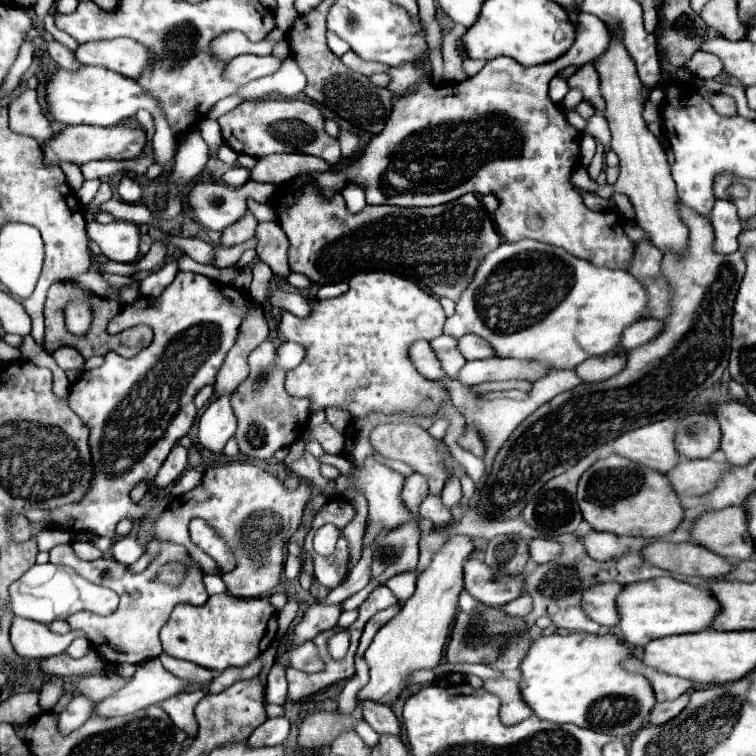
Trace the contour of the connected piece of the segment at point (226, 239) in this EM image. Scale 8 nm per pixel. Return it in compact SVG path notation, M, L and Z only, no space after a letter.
M251 211L243 217L243 221L239 221L237 225L231 225L229 229L223 231L221 235L221 245L223 247L235 247L245 243L247 239L251 239L255 235L255 227L257 227L257 219L251 215Z

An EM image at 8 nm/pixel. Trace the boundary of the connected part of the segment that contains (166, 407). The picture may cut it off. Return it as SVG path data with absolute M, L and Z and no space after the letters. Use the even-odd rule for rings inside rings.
M179 271L175 281L159 297L149 301L147 297L139 297L109 321L107 333L111 335L143 323L153 329L155 337L151 345L133 359L121 359L115 351L109 351L99 369L83 371L79 381L71 385L67 403L83 423L89 425L93 477L79 503L49 509L49 517L33 523L33 539L37 539L39 531L49 527L69 533L87 531L115 539L115 527L121 519L141 519L160 502L175 499L169 492L146 505L139 505L131 501L129 491L139 481L153 479L175 441L189 431L197 413L193 397L201 387L215 381L249 311L251 299L241 289ZM65 521L73 523L73 527L65 527Z

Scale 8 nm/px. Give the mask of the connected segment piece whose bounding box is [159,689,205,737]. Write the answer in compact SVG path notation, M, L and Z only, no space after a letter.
M183 691L159 703L159 707L171 717L175 727L185 731L189 737L197 735L197 721L193 715L195 705L205 697L205 691Z

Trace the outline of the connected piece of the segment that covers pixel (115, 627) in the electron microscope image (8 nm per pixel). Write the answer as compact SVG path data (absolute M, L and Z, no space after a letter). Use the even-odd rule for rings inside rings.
M159 541L161 551L159 555L150 563L143 573L133 573L127 565L115 561L115 559L95 559L95 561L83 561L79 557L75 557L75 553L71 551L71 545L57 545L49 551L49 561L55 565L67 565L71 569L75 569L77 575L83 575L87 581L103 585L113 589L119 595L119 607L115 613L101 617L101 615L93 615L93 613L75 613L73 617L67 617L67 623L71 625L71 629L75 631L83 631L87 635L87 639L91 641L91 645L103 655L103 643L107 643L113 651L123 653L125 657L121 659L111 659L109 663L131 663L131 665L139 665L147 659L159 657L161 655L161 641L159 641L159 631L161 627L167 623L171 611L175 605L179 603L189 603L189 605L201 606L206 603L209 598L203 579L202 573L199 572L197 566L185 549L179 545L169 542ZM179 562L187 567L187 575L179 585L167 585L159 579L159 570L166 563Z

